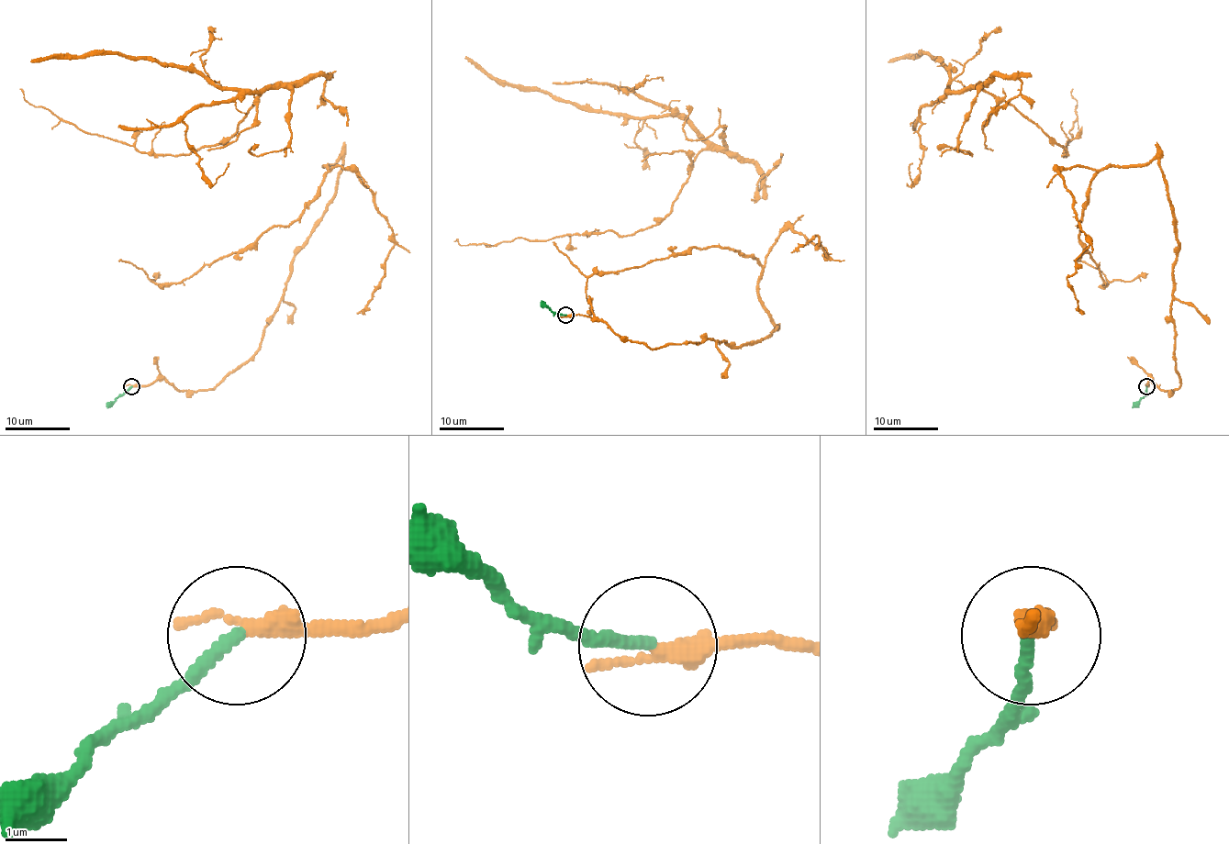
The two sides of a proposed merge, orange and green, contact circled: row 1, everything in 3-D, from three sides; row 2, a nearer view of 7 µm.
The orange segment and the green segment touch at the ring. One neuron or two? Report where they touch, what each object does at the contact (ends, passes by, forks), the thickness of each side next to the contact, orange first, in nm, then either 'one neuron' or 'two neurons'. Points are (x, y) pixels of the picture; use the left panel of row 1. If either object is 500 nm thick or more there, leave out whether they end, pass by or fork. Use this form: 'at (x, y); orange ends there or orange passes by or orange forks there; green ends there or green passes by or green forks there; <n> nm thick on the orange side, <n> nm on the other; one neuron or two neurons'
at (131, 386); orange passes by; green ends there; 240 nm thick on the orange side, 200 nm on the other; one neuron

